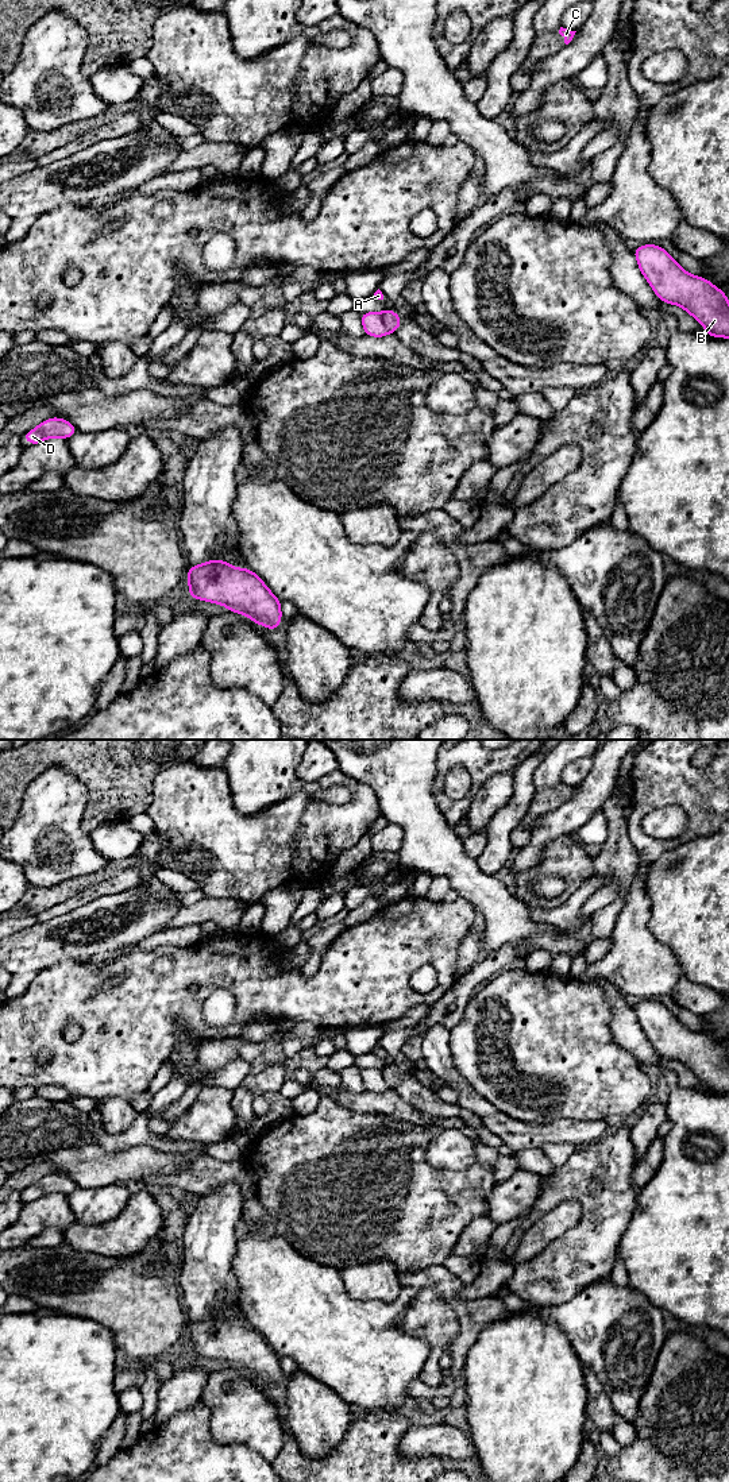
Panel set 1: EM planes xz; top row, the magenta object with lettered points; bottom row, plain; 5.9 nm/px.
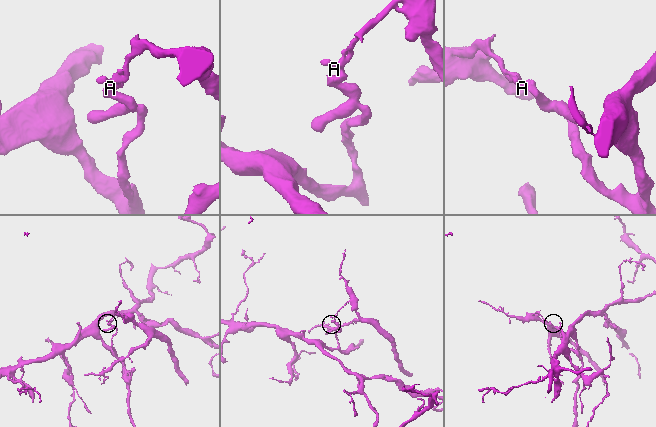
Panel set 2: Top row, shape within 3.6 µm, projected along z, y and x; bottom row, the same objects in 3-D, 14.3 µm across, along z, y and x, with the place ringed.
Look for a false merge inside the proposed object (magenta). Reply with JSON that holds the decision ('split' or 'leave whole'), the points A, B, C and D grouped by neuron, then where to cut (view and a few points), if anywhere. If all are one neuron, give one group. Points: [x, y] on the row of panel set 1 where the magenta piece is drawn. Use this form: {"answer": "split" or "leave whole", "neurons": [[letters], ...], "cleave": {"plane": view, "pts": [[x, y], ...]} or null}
{"answer": "split", "neurons": [["A", "B", "C"], ["D"]], "cleave": {"plane": "xz", "pts": [[381, 313], [384, 325], [389, 332]]}}

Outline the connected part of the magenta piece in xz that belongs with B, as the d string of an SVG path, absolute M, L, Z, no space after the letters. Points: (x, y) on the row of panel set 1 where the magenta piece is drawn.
M643 244L632 252L657 298L682 306L707 331L709 337L729 339L729 300L724 290L684 271L660 246Z

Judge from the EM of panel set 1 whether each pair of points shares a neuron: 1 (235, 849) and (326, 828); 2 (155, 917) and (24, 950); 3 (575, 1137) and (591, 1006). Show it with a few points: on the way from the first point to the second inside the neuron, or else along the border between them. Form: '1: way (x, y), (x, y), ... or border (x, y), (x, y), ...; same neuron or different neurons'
1: border (305, 805), (296, 834), (292, 865); different neurons
2: way (123, 934), (88, 948), (57, 950); same neuron
3: border (605, 1119), (556, 1119), (547, 1124); different neurons

